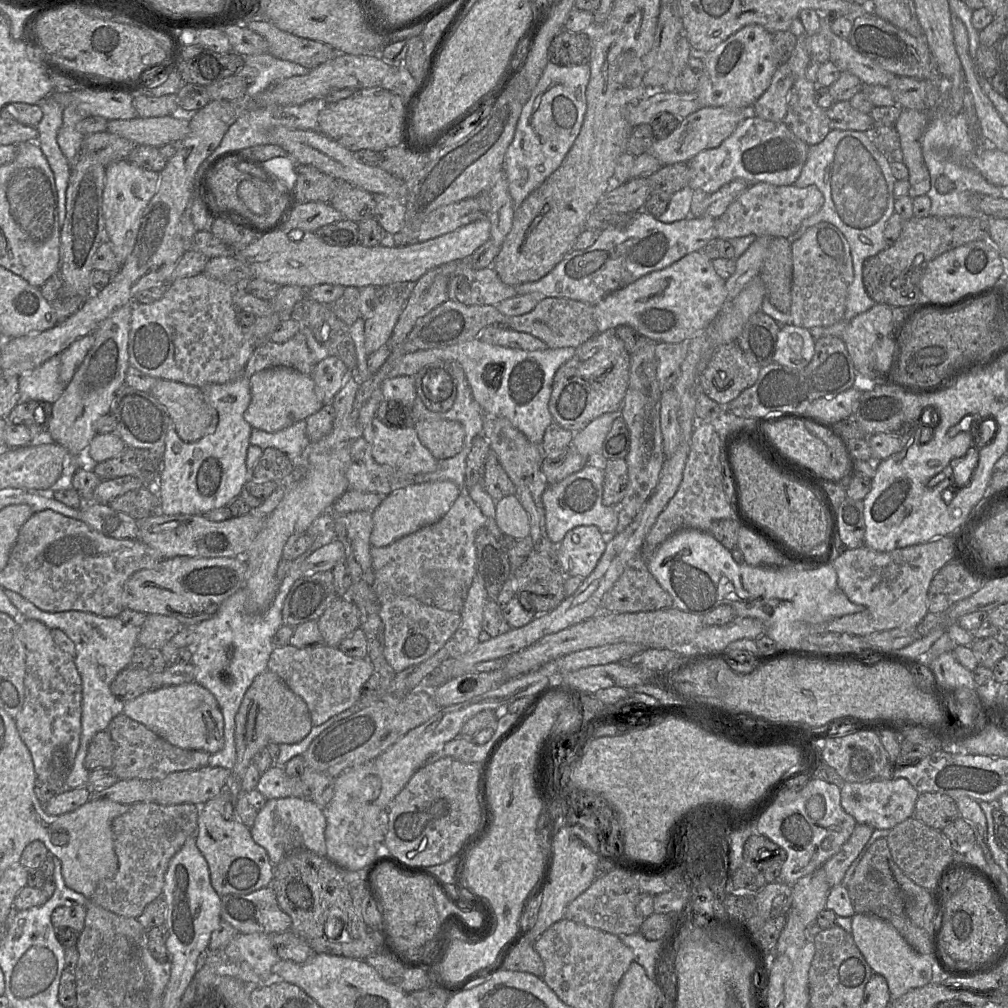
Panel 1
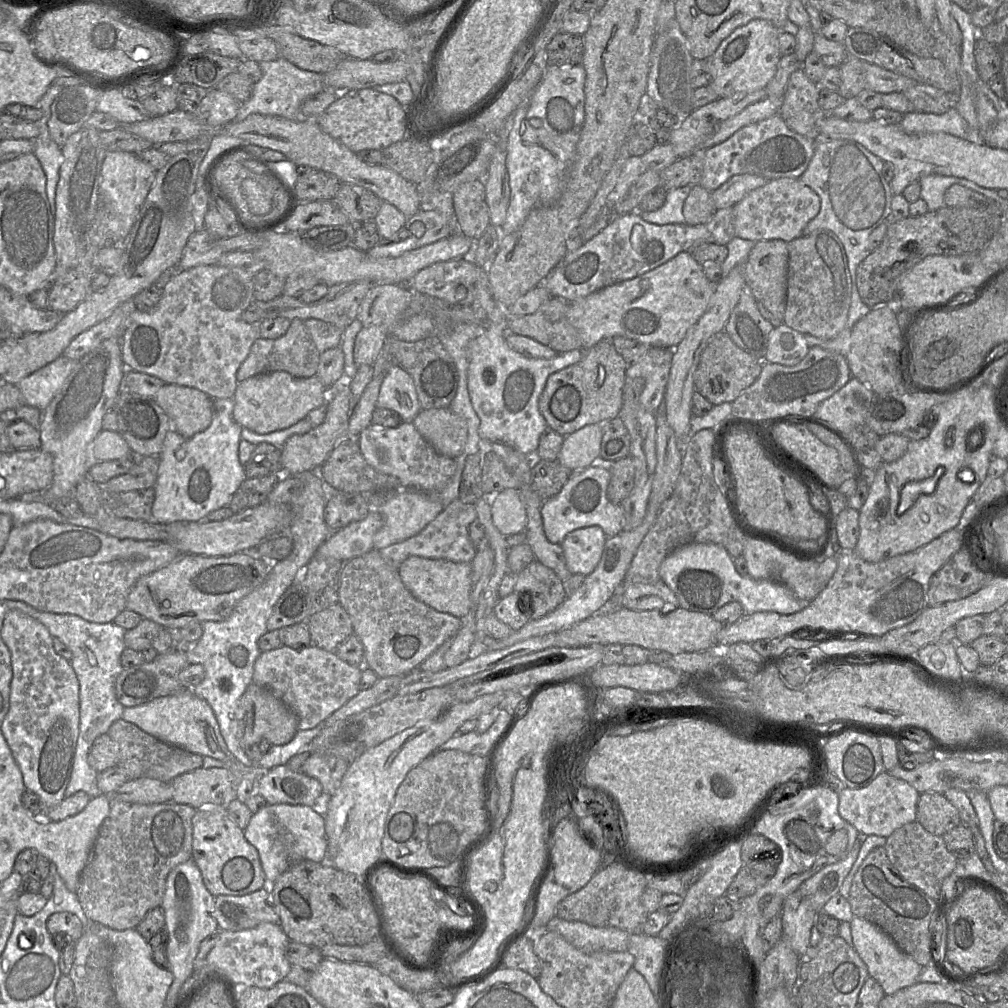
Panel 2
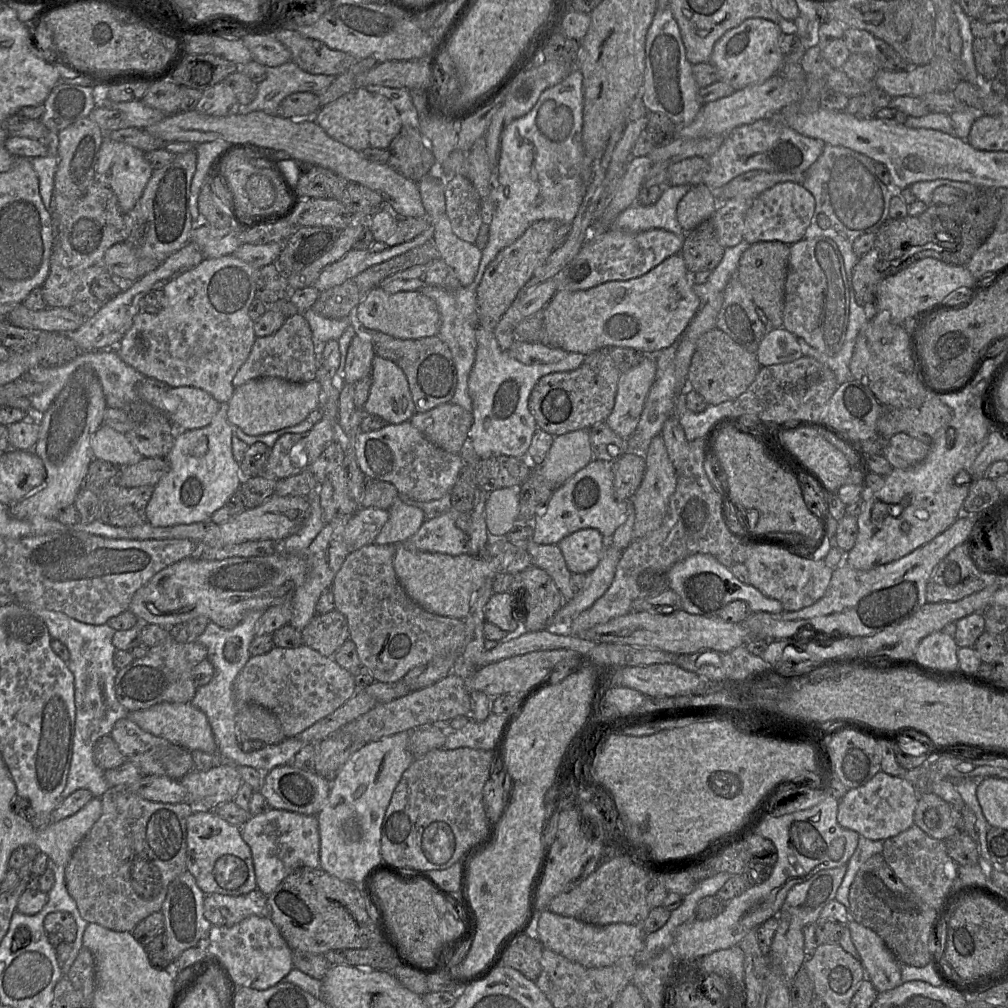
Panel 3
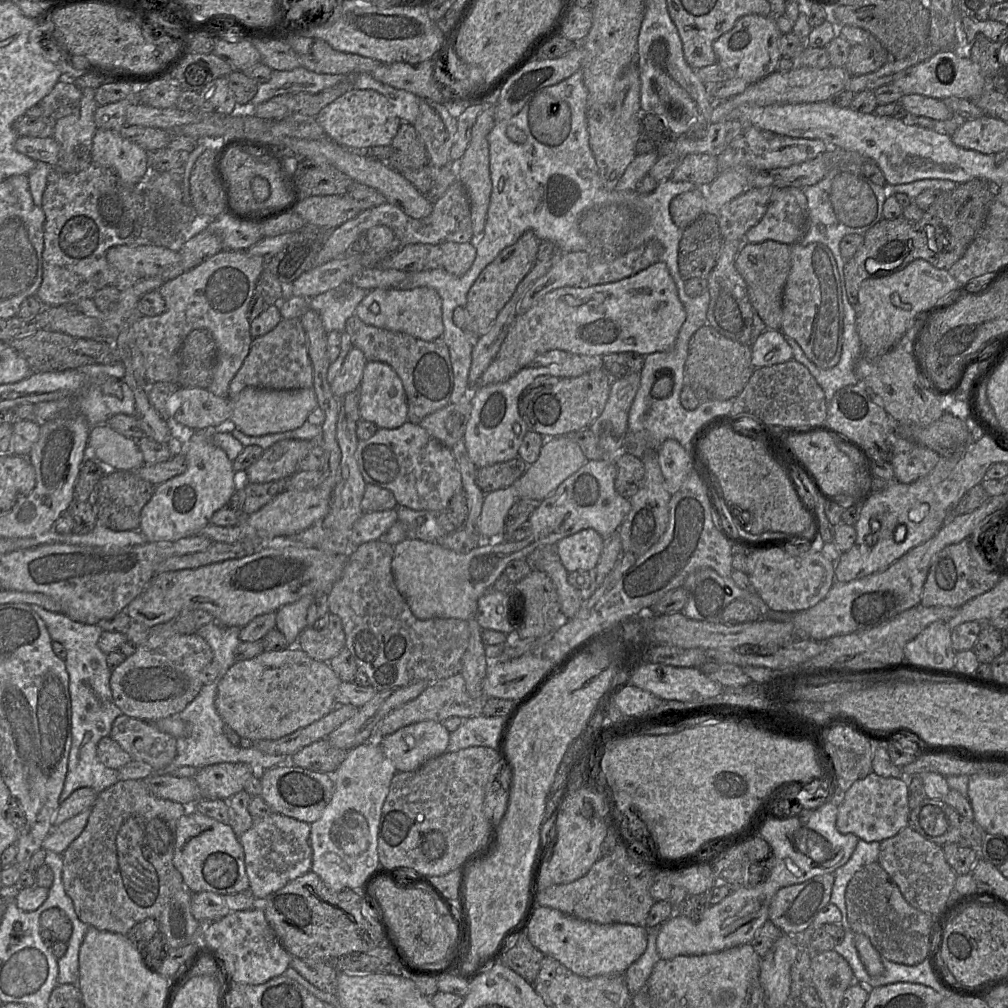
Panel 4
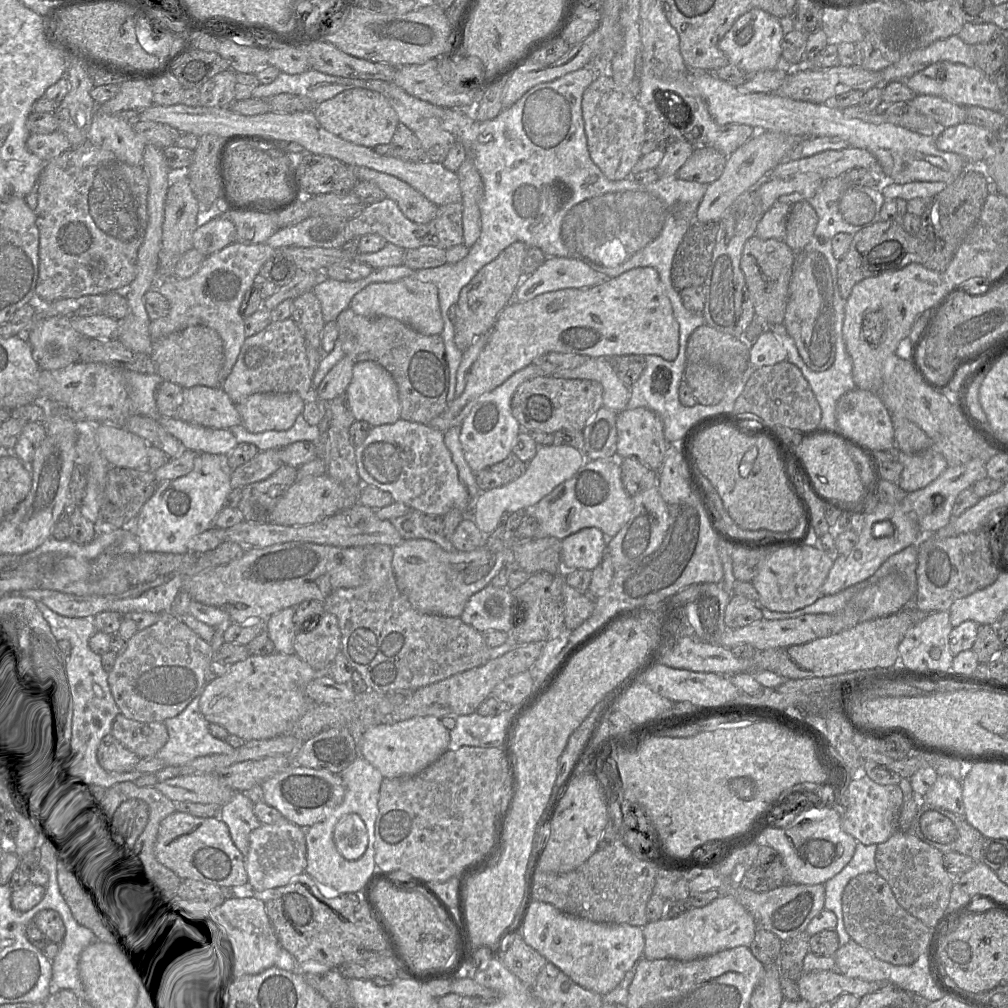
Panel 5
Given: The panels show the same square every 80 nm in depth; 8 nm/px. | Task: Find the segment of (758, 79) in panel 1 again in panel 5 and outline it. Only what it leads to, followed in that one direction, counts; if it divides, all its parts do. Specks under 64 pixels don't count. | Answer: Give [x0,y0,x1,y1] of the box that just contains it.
[719,8,784,72]

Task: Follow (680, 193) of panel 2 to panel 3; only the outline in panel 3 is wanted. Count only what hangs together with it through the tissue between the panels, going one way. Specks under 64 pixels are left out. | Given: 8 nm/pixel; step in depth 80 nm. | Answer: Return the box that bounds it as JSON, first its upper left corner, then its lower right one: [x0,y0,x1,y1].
[613,184,692,237]

